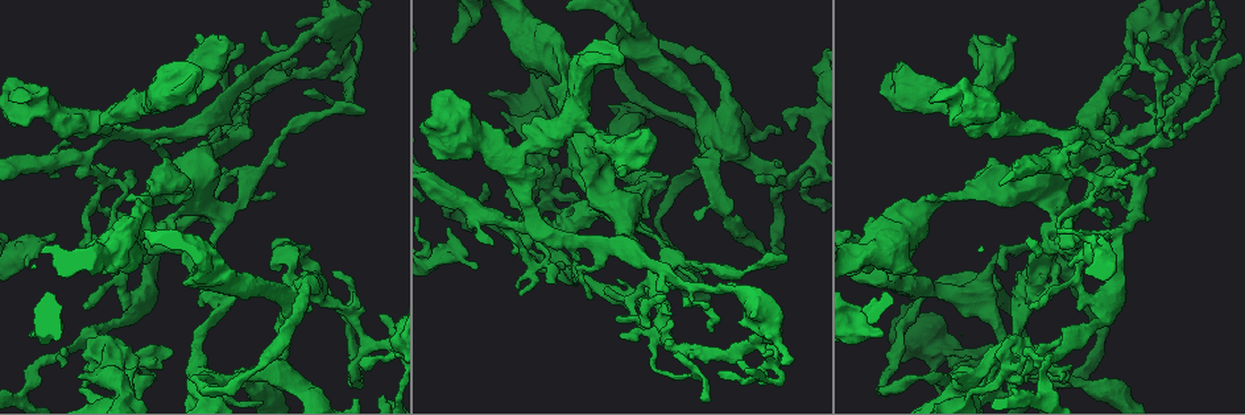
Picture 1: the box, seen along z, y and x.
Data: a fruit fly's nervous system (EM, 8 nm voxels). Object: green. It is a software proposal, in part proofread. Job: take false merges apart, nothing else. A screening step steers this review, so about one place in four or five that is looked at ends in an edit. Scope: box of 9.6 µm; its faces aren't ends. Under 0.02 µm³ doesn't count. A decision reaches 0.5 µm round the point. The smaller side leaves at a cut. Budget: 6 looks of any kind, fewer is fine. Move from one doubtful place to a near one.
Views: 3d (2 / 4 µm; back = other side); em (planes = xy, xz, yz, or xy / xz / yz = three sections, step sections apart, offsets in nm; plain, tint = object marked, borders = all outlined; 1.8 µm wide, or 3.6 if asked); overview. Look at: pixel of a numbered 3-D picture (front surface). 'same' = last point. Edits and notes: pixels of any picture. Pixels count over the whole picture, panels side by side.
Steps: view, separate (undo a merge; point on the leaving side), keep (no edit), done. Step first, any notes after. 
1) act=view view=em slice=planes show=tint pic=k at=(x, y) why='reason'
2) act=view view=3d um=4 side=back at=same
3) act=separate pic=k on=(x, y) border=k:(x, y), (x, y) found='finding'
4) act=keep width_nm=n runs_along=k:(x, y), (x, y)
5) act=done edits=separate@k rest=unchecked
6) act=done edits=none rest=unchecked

act=view view=em slice=xz step=4 show=tint pic=1 at=(1034, 282) why='branch point'

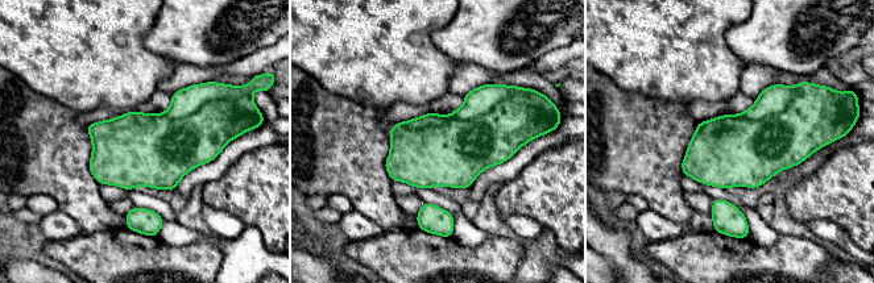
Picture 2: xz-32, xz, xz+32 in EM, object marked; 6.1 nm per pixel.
act=view view=em slice=yz step=4 show=tint at=same why='cut it another way'

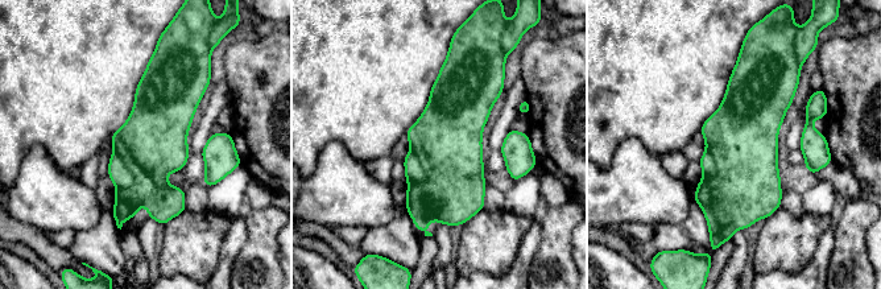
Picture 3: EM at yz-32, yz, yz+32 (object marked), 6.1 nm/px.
act=separate pic=3 on=(152, 143) border=3:(115, 151), (131, 177), (124, 189) found='two cells meet here'

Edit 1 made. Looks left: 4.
act=view view=overview

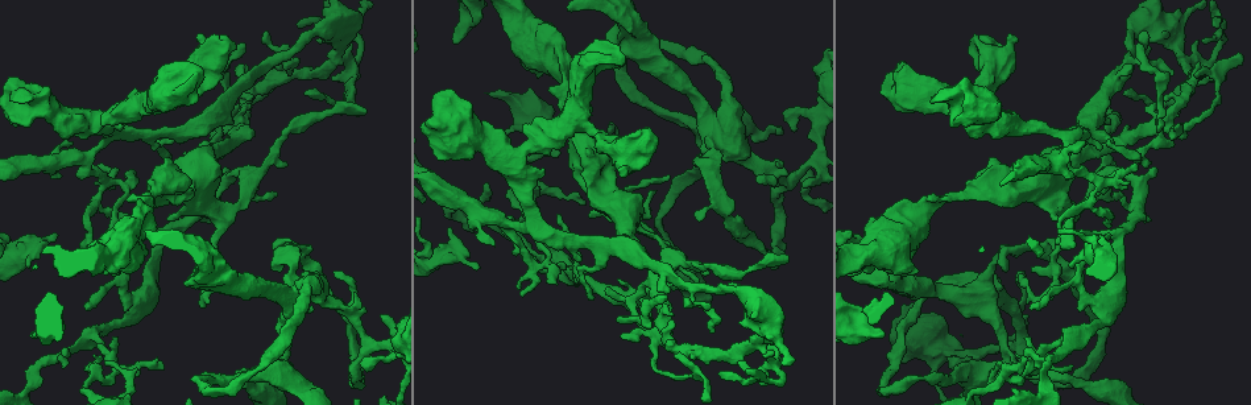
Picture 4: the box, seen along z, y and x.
act=view view=3d um=2 pic=4 at=(981, 389) why='abrupt turn'

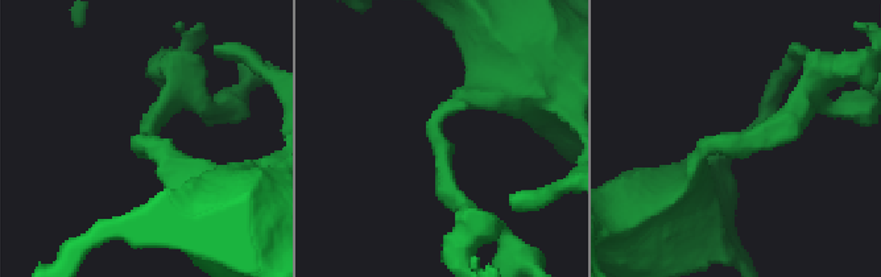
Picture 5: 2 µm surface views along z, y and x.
act=view view=em slice=planes show=tint pic=5 at=(144, 144) why='now the EM'

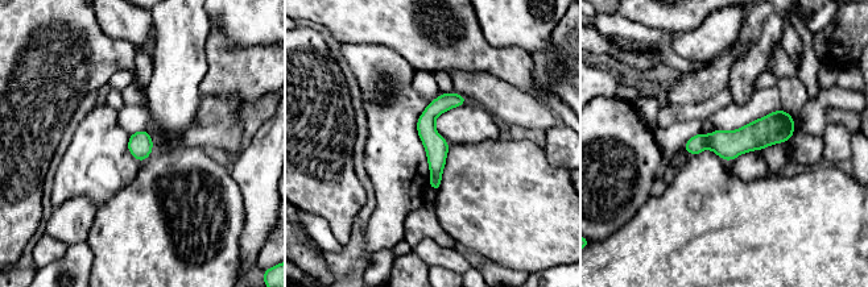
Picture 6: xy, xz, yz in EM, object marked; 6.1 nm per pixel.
act=keep found='all the same cell'

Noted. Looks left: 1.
act=view view=em slice=planes show=tint pic=4 at=(271, 79)

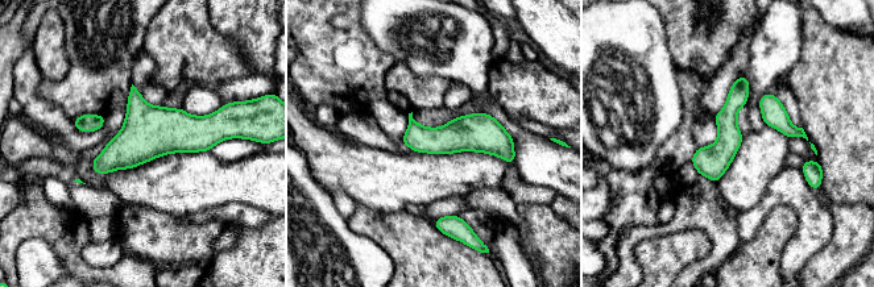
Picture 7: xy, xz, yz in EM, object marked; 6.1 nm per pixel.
act=keep runs_along=7:(406, 138), (492, 138), (512, 157) found='one cell here'

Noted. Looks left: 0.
act=done edits=separate@3 rest=unchecked

